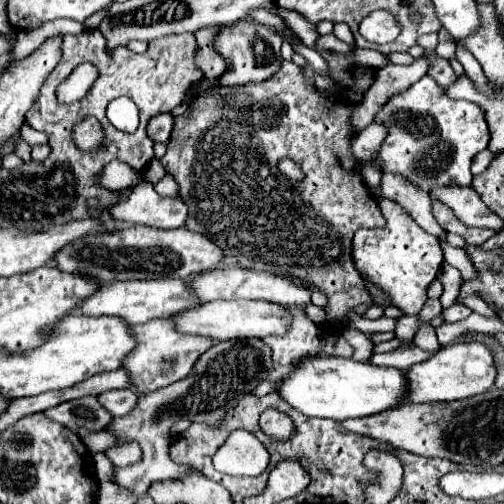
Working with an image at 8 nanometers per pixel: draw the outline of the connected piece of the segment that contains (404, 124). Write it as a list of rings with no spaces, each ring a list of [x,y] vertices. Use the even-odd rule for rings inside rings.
[[[423,76],[403,94],[393,96],[377,114],[377,122],[389,128],[389,136],[377,154],[377,166],[431,190],[441,184],[471,184],[471,160],[489,146],[489,124],[485,112],[467,100],[445,98],[441,86]]]

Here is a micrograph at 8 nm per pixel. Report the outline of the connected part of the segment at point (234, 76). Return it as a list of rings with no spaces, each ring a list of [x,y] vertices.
[[[239,20],[233,28],[223,30],[215,46],[217,52],[229,62],[229,70],[223,74],[223,78],[219,78],[223,86],[249,86],[255,82],[265,82],[267,78],[273,78],[283,64],[281,36],[253,20]]]

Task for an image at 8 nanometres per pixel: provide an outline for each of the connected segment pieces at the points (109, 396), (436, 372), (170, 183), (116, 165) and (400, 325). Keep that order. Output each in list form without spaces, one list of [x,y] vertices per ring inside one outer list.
[[[107,390],[107,392],[99,394],[97,400],[105,410],[109,410],[109,414],[123,416],[135,408],[137,394],[133,390]]]
[[[457,342],[439,348],[439,352],[423,364],[415,364],[407,372],[411,402],[449,402],[463,400],[489,390],[495,384],[497,368],[491,348],[483,342]]]
[[[165,174],[165,178],[161,178],[157,184],[155,184],[155,190],[161,194],[161,196],[177,196],[179,194],[179,188],[175,186],[175,178],[171,178],[169,174]]]
[[[113,160],[103,166],[103,170],[95,176],[95,184],[107,190],[121,190],[121,188],[131,188],[141,182],[141,176],[125,162]]]
[[[401,316],[395,326],[395,338],[411,342],[415,330],[417,330],[417,318],[415,316]]]

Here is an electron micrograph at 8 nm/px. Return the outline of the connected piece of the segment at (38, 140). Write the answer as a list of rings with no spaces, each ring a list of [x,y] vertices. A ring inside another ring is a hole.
[[[23,124],[23,140],[29,144],[29,146],[37,146],[37,144],[45,144],[47,142],[47,134],[39,132],[39,130],[33,130],[31,126]]]

